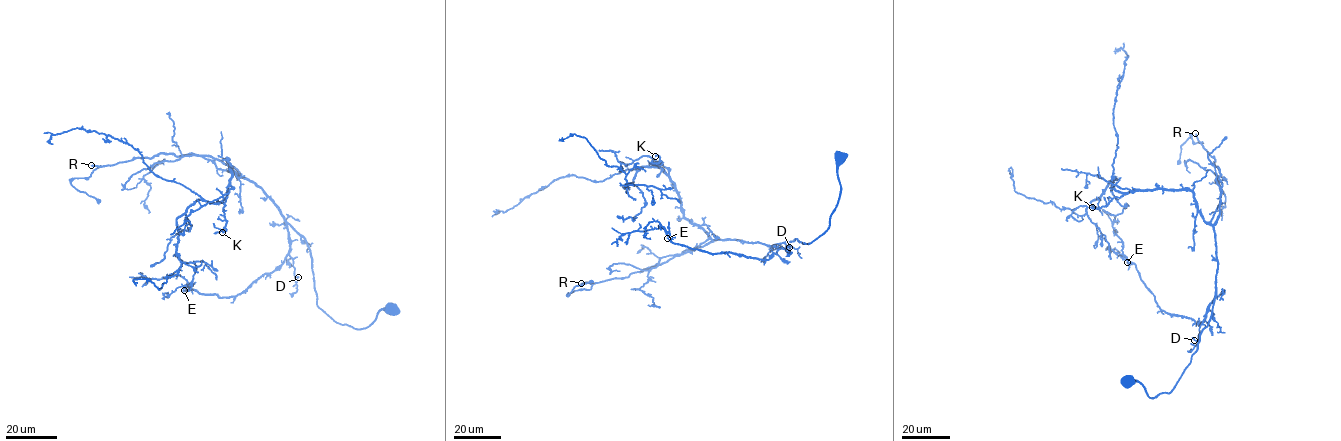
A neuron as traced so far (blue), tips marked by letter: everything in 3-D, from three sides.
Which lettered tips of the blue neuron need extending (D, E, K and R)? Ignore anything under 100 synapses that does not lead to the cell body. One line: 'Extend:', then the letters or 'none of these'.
Extend: R

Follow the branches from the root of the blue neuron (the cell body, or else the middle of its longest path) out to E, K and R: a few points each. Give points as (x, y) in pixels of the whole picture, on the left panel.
E: (391, 308), (361, 329), (336, 322), (317, 305), (308, 245), (287, 223), (283, 263), (243, 292), (184, 290)
K: (391, 308), (361, 329), (318, 307), (306, 241), (263, 190), (236, 177), (227, 158), (233, 174), (222, 232)
R: (391, 308), (361, 329), (336, 322), (322, 310), (304, 237), (263, 190), (220, 161), (160, 153), (91, 165)

